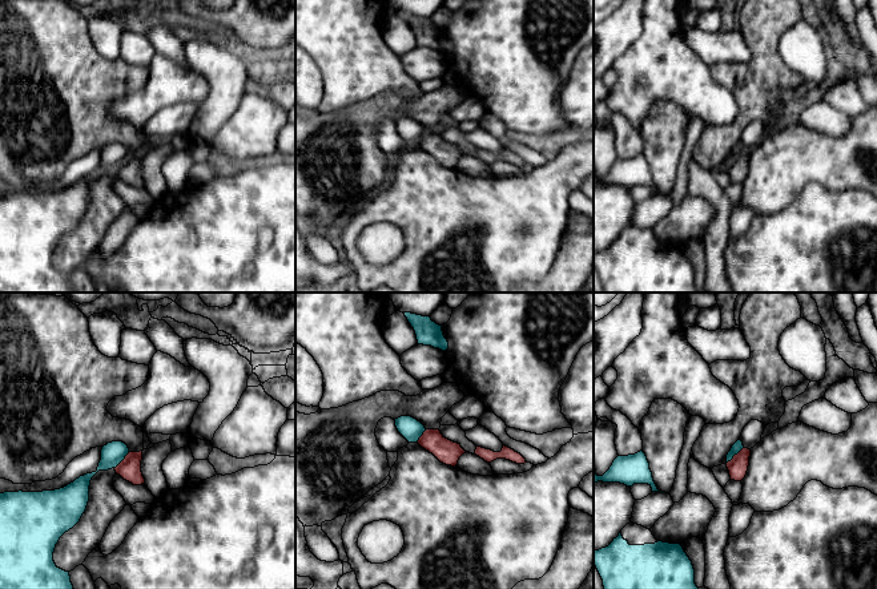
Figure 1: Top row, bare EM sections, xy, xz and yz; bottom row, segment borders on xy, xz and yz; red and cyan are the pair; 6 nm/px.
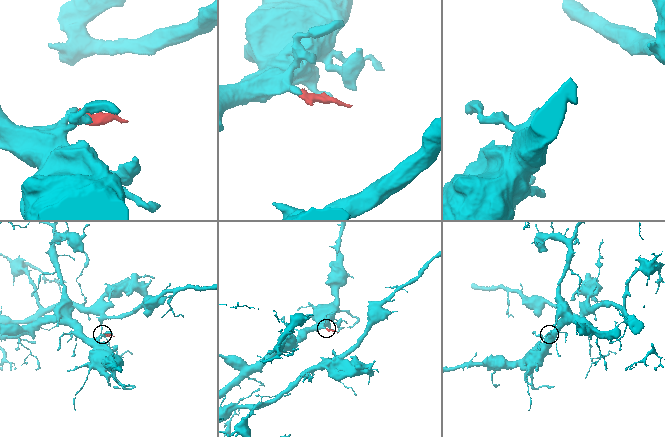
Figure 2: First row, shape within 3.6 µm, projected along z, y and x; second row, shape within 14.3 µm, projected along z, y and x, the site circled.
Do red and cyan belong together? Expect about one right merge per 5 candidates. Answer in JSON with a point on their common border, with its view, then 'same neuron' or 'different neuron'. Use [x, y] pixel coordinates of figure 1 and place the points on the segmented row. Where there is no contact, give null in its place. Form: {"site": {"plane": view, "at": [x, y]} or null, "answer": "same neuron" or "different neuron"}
{"site": {"plane": "yz", "at": [733, 456]}, "answer": "different neuron"}

